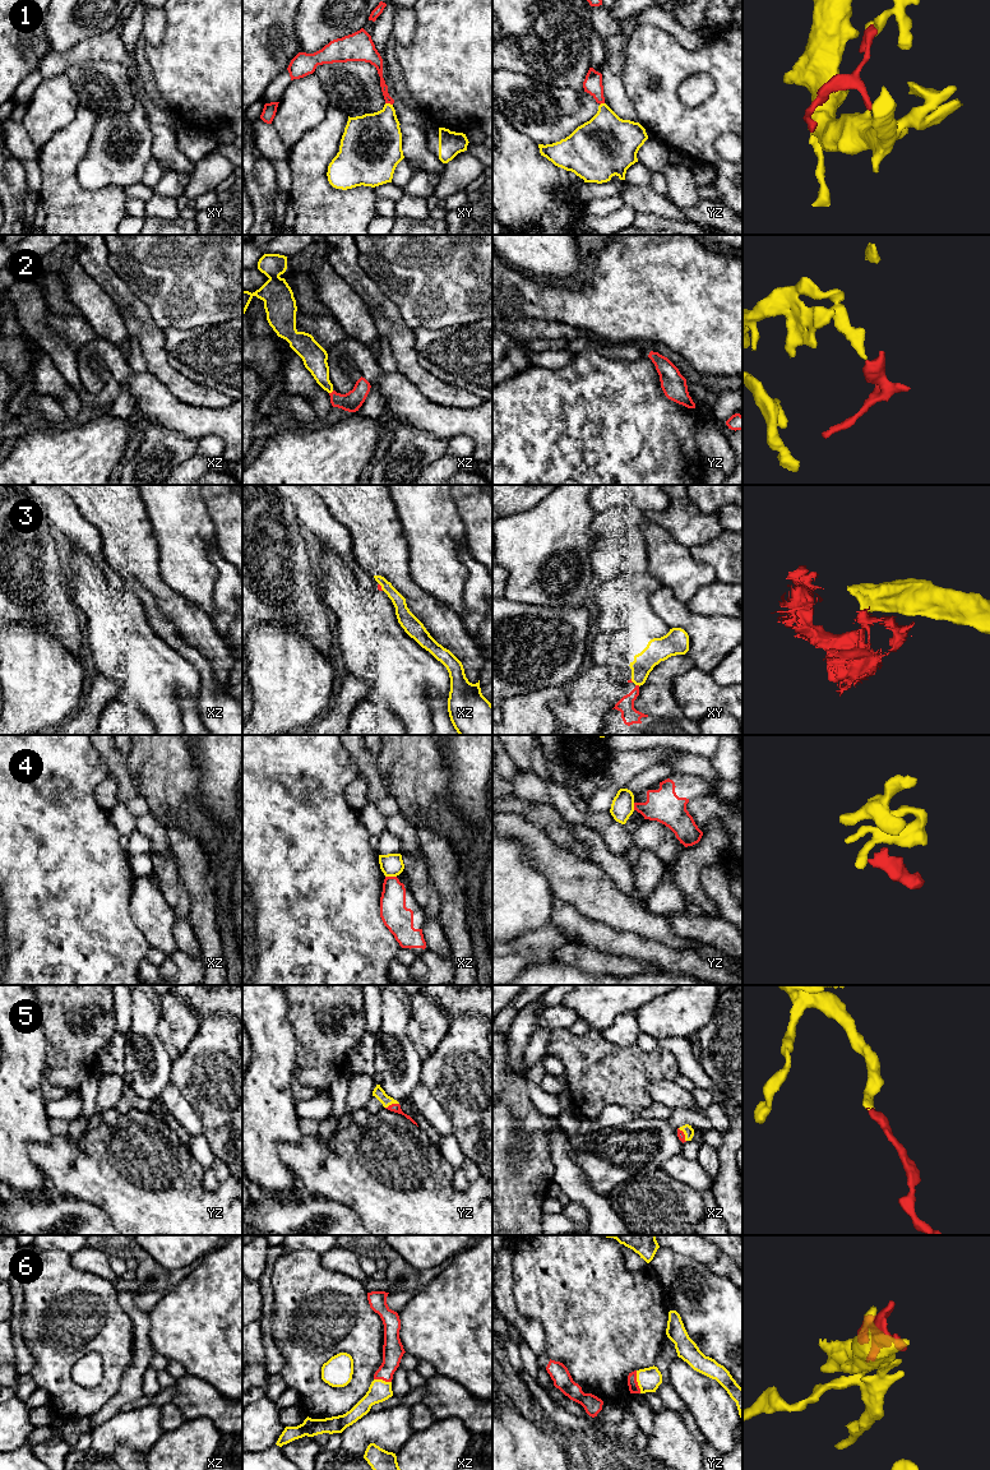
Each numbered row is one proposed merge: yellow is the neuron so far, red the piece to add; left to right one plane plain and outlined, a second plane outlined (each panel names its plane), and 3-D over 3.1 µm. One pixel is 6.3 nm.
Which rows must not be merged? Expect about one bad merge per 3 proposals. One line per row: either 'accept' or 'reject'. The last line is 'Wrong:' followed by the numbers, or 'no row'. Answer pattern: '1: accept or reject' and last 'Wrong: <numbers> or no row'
1: accept
2: accept
3: reject
4: reject
5: accept
6: accept
Wrong: 3, 4

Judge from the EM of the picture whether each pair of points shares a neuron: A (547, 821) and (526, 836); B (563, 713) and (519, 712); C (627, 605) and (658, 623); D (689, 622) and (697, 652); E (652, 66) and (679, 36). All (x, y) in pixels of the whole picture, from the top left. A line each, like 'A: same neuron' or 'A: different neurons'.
A: different neurons
B: different neurons
C: same neuron
D: same neuron
E: different neurons

